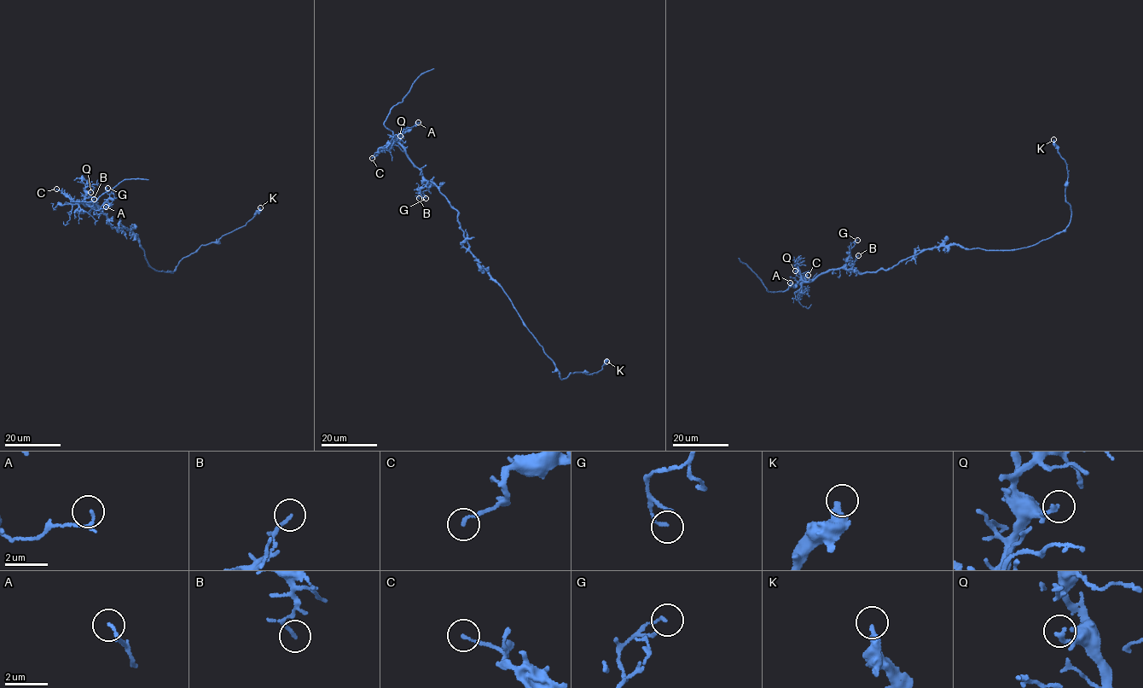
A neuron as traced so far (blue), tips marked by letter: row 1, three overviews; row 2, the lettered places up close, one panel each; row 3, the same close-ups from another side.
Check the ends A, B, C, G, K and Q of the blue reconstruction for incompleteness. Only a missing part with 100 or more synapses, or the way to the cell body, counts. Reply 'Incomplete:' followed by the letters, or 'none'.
Incomplete: none

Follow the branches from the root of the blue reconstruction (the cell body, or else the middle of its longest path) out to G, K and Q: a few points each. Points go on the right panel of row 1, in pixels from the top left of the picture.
G: (928, 247), (886, 270), (861, 273), (845, 267), (851, 244), (857, 240)
K: (928, 247), (955, 244), (1011, 250), (1061, 231), (1071, 213), (1064, 193), (1067, 164), (1053, 139)
Q: (928, 247), (886, 270), (861, 273), (839, 268), (806, 281), (797, 276), (795, 271)

